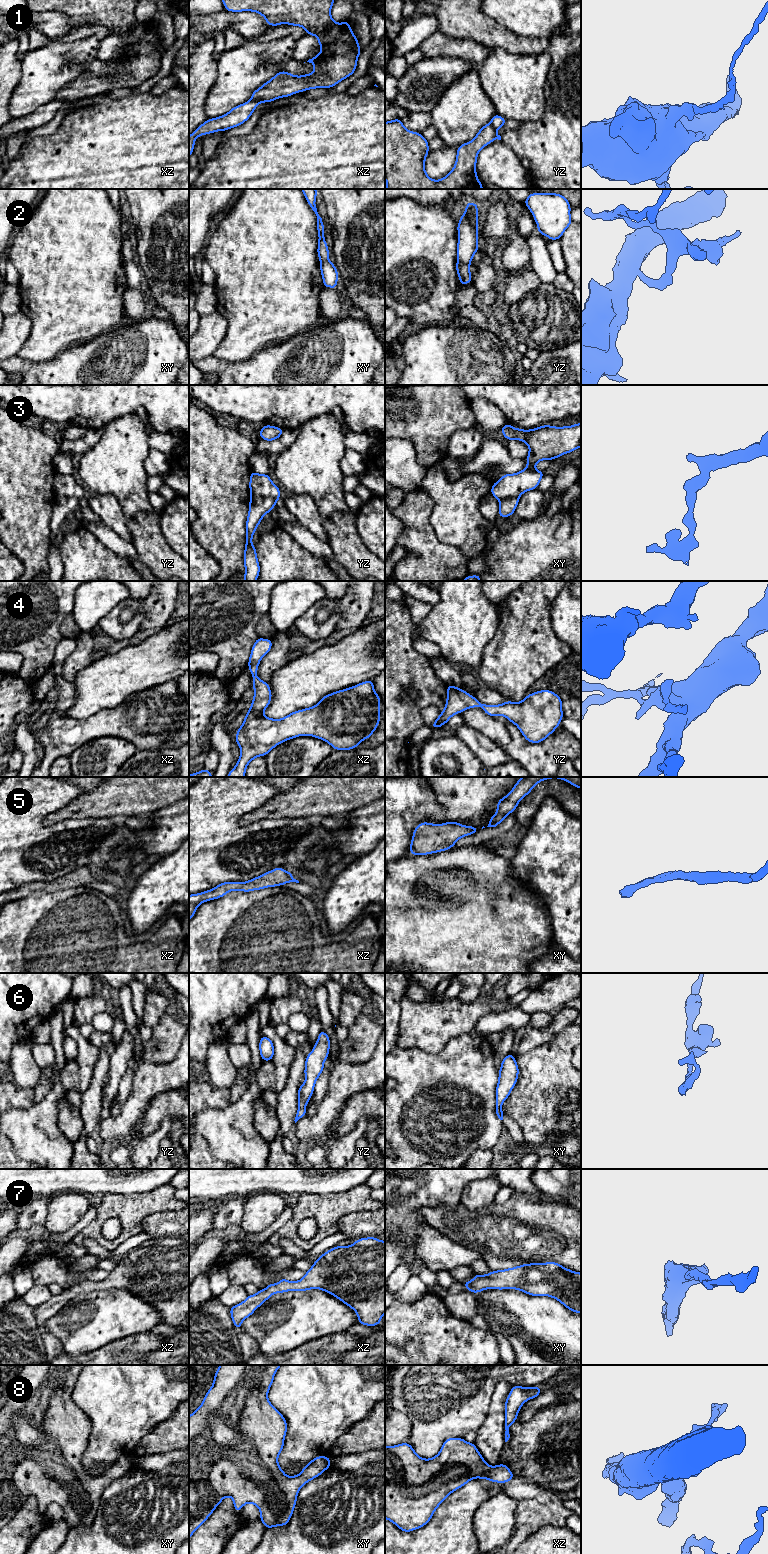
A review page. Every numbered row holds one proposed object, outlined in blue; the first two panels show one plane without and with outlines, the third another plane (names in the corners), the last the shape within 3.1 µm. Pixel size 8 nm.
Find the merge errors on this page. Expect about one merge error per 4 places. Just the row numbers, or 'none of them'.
1, 2, 3

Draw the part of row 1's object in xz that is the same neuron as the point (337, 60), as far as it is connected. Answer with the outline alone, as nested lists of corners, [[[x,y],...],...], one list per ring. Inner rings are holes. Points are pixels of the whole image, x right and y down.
[[[335,0],[222,1],[225,10],[231,12],[257,12],[265,18],[267,24],[270,26],[289,24],[303,27],[306,30],[305,34],[316,36],[318,38],[318,45],[322,47],[317,56],[307,61],[314,64],[314,71],[312,73],[296,76],[286,71],[280,71],[271,80],[256,89],[251,95],[251,100],[268,103],[278,98],[289,97],[309,89],[331,88],[355,72],[361,49],[357,37],[350,28],[349,20],[343,23],[337,23],[332,19],[331,8]]]

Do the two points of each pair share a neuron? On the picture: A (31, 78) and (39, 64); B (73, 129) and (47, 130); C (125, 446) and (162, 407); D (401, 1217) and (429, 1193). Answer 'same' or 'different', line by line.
A: same
B: different
C: different
D: same

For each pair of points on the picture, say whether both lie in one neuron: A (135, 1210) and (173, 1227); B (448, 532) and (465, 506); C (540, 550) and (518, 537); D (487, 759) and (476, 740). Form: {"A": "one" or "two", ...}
{"A": "two", "B": "one", "C": "one", "D": "one"}

